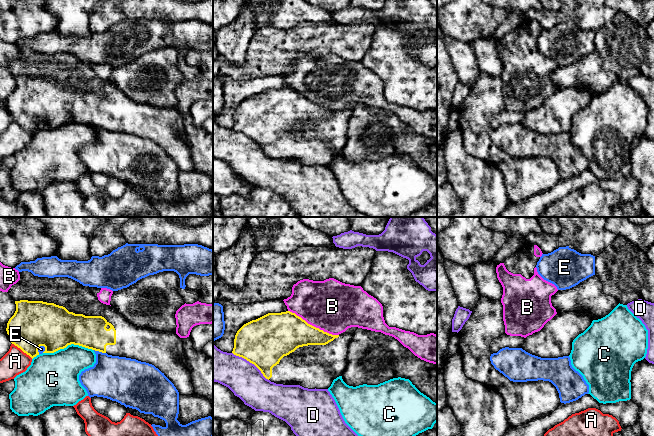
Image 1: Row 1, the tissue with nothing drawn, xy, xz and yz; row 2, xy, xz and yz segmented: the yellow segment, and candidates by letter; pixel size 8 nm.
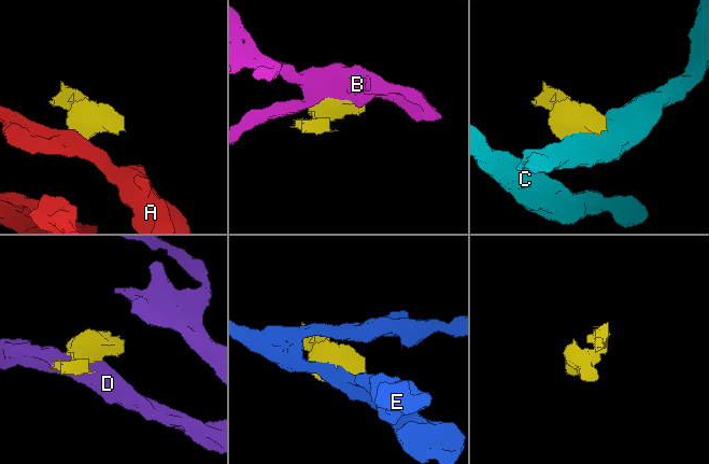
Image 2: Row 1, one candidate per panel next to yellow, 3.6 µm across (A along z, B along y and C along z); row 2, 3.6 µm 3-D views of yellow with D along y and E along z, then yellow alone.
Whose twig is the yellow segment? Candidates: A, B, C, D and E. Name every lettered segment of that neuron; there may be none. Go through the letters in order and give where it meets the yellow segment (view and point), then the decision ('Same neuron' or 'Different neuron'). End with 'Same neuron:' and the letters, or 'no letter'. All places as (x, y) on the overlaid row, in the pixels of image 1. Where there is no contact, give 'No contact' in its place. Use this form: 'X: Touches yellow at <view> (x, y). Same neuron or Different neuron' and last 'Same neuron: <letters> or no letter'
A: Touches yellow at xy (22, 350). Different neuron
B: Touches yellow at xz (313, 326). Different neuron
C: Touches yellow at xy (68, 344). Different neuron
D: Touches yellow at xz (251, 362). Different neuron
E: Touches yellow at xy (100, 351). Different neuron
Same neuron: no letter

